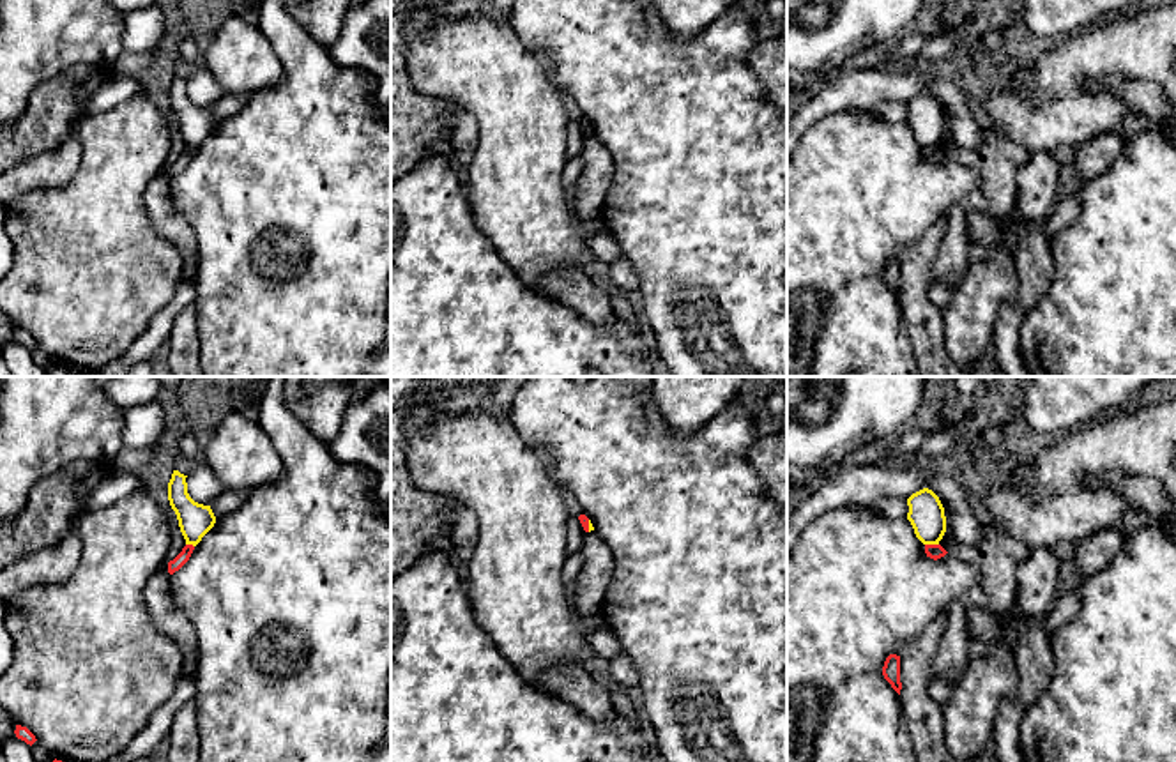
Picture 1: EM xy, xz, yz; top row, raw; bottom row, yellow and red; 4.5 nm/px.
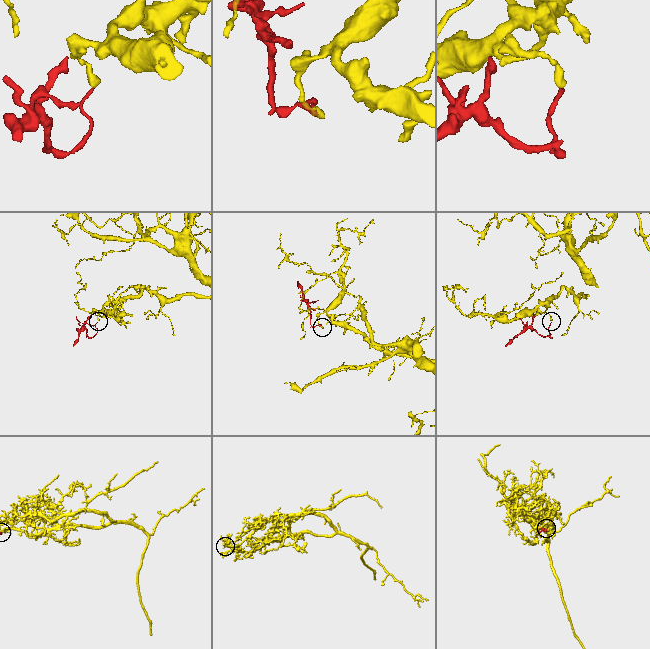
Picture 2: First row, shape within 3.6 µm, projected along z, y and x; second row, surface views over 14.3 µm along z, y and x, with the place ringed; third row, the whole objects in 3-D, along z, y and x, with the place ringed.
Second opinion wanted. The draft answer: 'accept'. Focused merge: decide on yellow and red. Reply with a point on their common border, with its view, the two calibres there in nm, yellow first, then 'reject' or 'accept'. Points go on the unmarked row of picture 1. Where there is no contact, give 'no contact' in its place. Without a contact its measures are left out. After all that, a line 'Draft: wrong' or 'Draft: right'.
yz (932, 147) | 160/70 nm | reject
Draft: wrong

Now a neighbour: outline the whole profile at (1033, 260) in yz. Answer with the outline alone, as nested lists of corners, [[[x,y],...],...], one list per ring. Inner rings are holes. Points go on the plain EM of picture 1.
[[[1043,221],[1017,226],[1019,249],[1015,267],[1019,274],[1019,301],[1026,313],[1033,311],[1049,293],[1054,279],[1050,244],[1042,232]]]

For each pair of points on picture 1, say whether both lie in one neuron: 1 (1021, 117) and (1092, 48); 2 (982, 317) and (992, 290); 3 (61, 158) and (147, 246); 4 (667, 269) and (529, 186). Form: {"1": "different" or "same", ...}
{"1": "same", "2": "same", "3": "different", "4": "different"}

